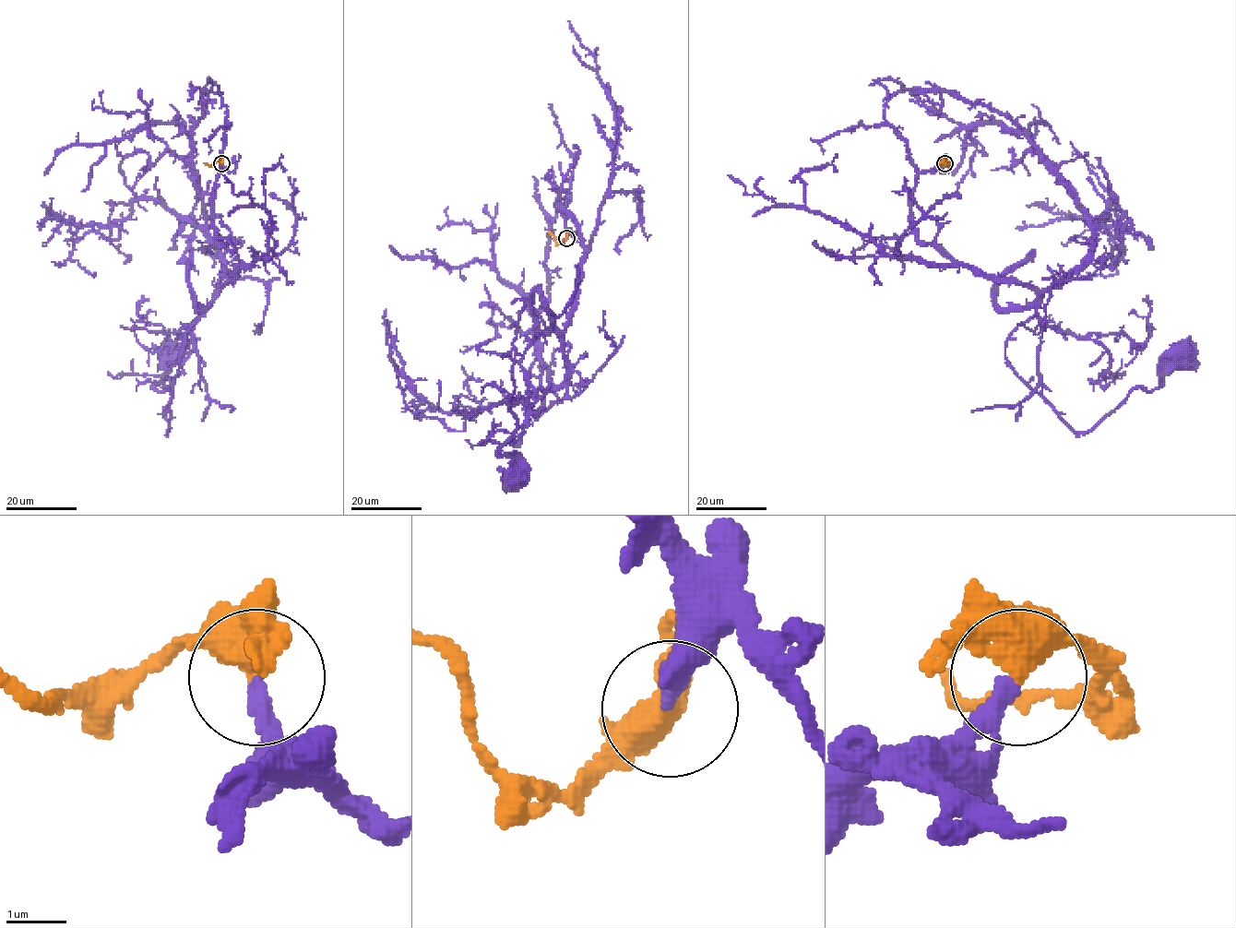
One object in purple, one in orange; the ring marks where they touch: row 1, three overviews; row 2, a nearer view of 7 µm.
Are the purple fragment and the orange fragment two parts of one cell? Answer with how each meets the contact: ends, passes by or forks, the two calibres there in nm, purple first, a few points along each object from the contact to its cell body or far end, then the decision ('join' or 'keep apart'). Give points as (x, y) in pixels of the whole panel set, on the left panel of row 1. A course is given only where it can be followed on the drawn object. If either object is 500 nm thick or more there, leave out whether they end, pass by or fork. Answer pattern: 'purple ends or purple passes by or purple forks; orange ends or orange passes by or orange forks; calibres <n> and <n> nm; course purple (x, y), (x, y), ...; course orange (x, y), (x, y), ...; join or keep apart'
purple ends; orange passes by; calibres 260 and 400 nm; course purple (221, 163), (213, 223), (234, 246), (238, 264), (185, 337), (167, 432), (172, 388), (155, 388), (170, 354); course orange (221, 163), (217, 161), (208, 165), (204, 162); join

